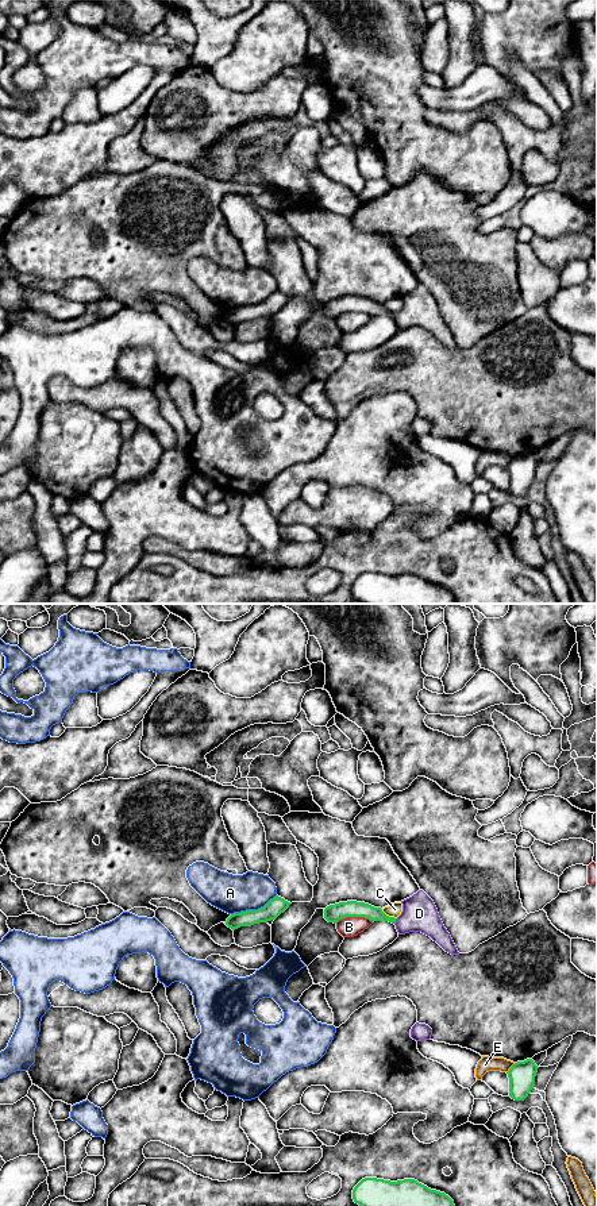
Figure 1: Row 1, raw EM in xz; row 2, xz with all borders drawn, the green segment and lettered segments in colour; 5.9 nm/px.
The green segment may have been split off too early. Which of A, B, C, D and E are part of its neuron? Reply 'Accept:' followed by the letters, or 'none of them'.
Accept: none of them

